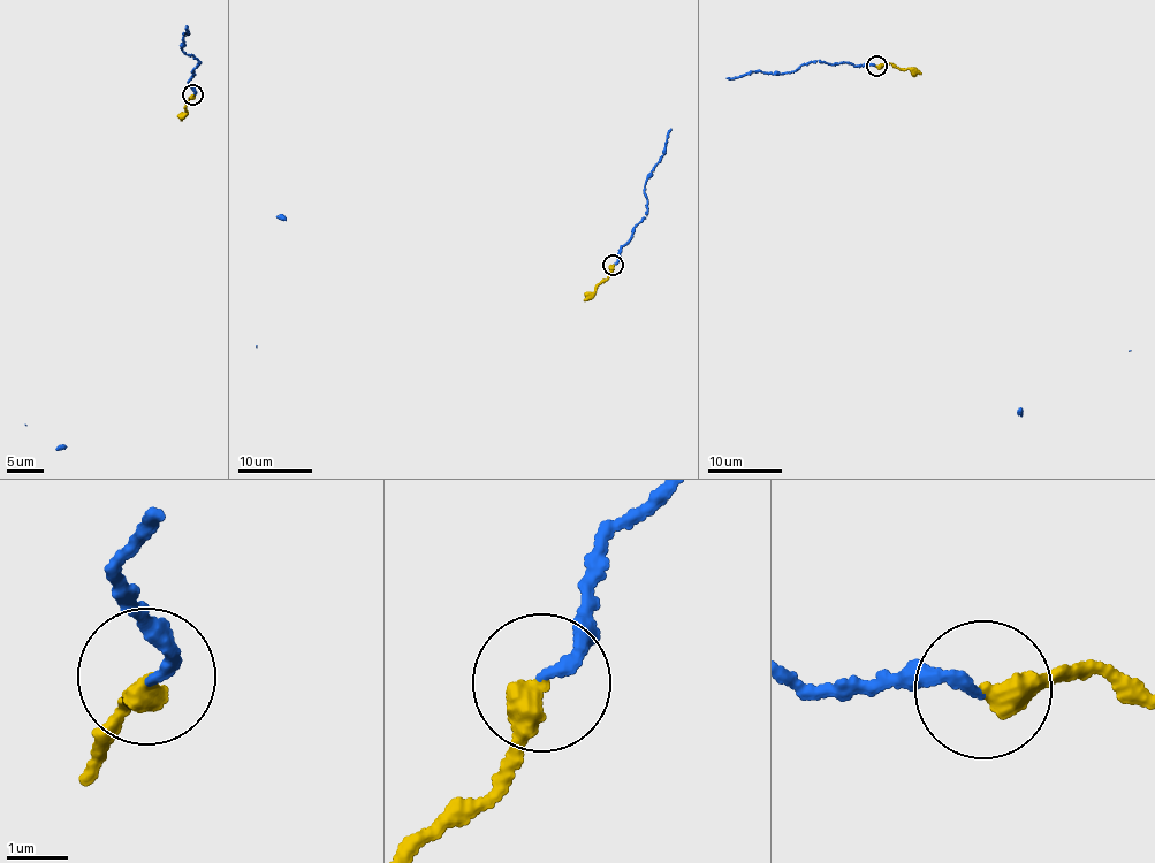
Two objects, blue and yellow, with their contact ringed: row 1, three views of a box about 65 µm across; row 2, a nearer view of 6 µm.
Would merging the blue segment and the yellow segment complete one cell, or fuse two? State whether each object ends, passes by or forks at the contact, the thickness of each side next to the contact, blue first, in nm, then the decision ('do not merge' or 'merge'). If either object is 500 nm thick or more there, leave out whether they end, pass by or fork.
blue ends | yellow ends | 190/400 nm | merge

